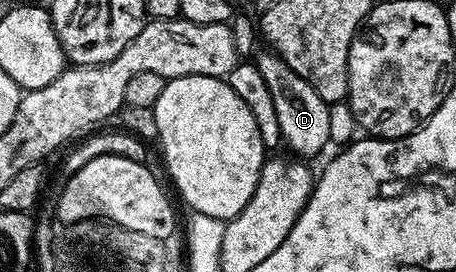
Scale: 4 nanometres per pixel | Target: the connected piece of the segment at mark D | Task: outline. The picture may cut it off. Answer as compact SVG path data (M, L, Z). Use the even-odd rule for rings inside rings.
M264 51L259 58L254 58L253 64L261 71L265 84L269 86L269 95L273 95L273 104L277 110L277 123L281 127L282 144L288 145L290 152L299 159L311 159L314 153L319 153L327 145L331 137L332 106L317 95L317 91L285 59L277 54Z

